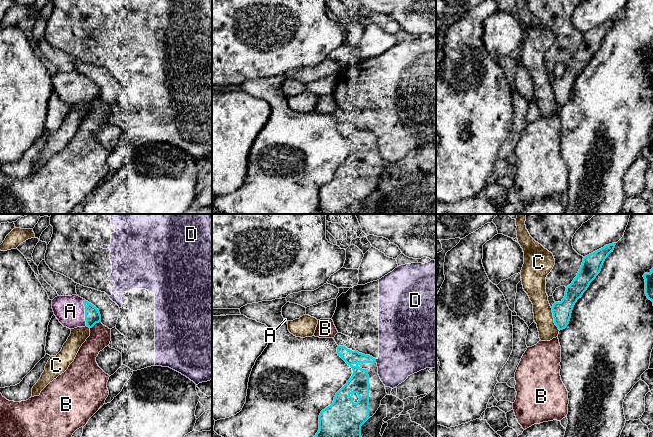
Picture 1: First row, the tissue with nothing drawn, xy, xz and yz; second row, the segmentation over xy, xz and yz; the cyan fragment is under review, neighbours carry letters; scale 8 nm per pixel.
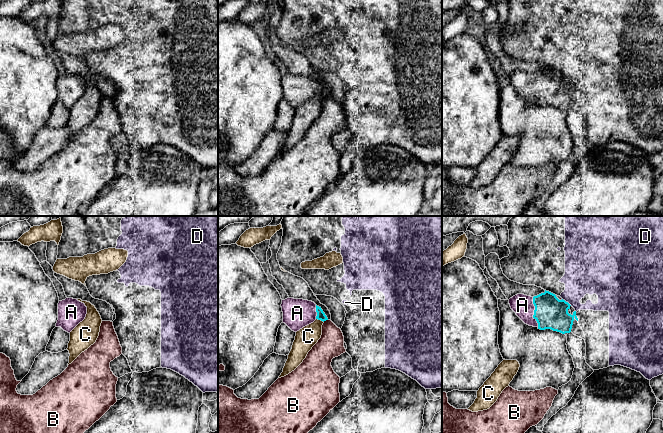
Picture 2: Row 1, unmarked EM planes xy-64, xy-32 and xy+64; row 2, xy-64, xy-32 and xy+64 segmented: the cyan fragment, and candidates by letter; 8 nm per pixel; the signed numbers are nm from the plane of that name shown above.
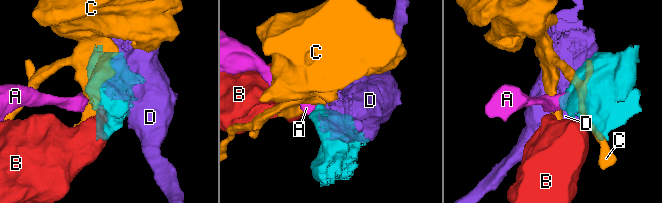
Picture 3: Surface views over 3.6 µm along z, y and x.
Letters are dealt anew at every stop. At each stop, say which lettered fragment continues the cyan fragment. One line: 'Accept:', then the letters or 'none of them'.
Accept: A

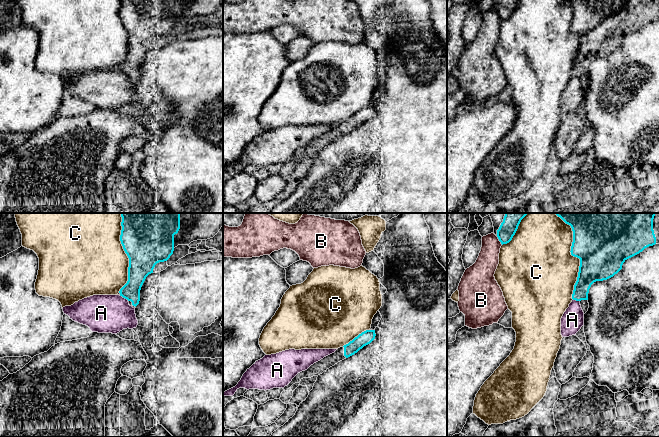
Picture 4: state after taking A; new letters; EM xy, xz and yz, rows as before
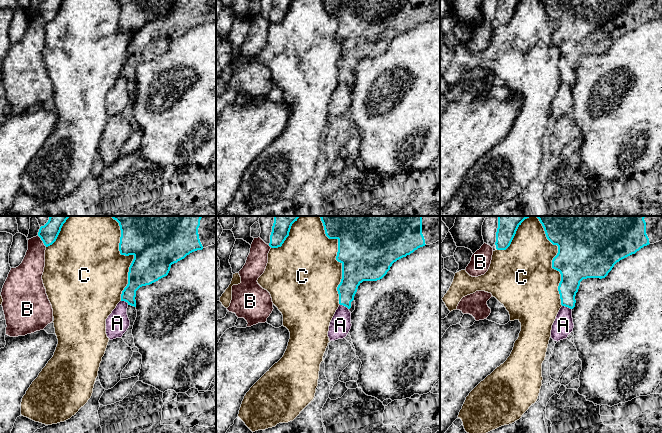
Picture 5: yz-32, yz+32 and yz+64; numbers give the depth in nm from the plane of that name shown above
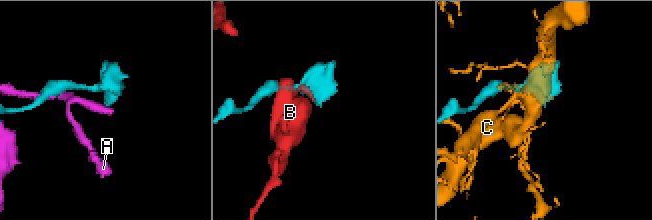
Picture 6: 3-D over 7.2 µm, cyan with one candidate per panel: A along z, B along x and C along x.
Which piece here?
Accept: none of them

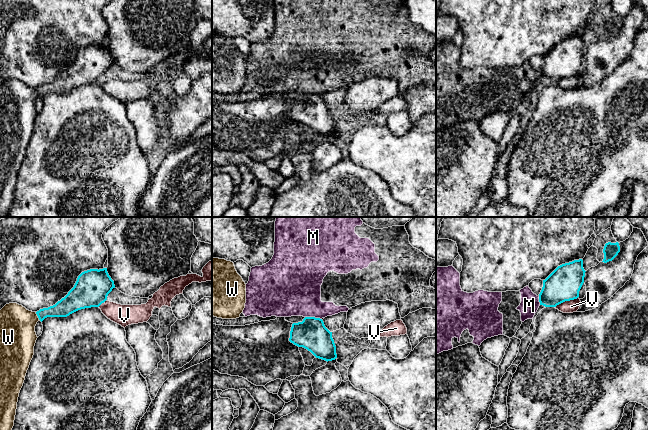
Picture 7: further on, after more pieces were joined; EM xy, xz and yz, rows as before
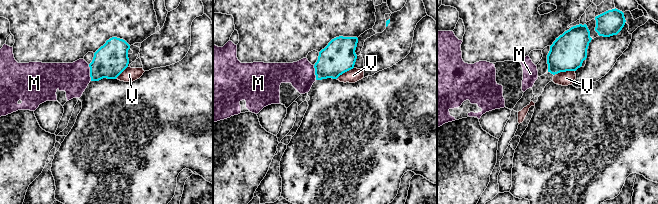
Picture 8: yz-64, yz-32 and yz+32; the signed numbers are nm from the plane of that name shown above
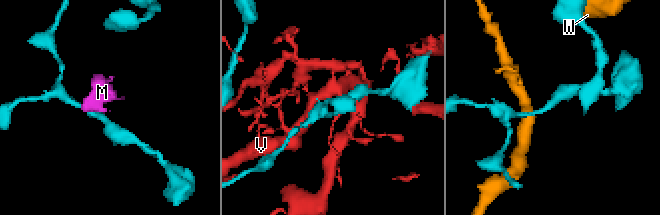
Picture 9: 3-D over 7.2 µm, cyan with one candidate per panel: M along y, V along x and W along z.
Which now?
Accept: none of them

